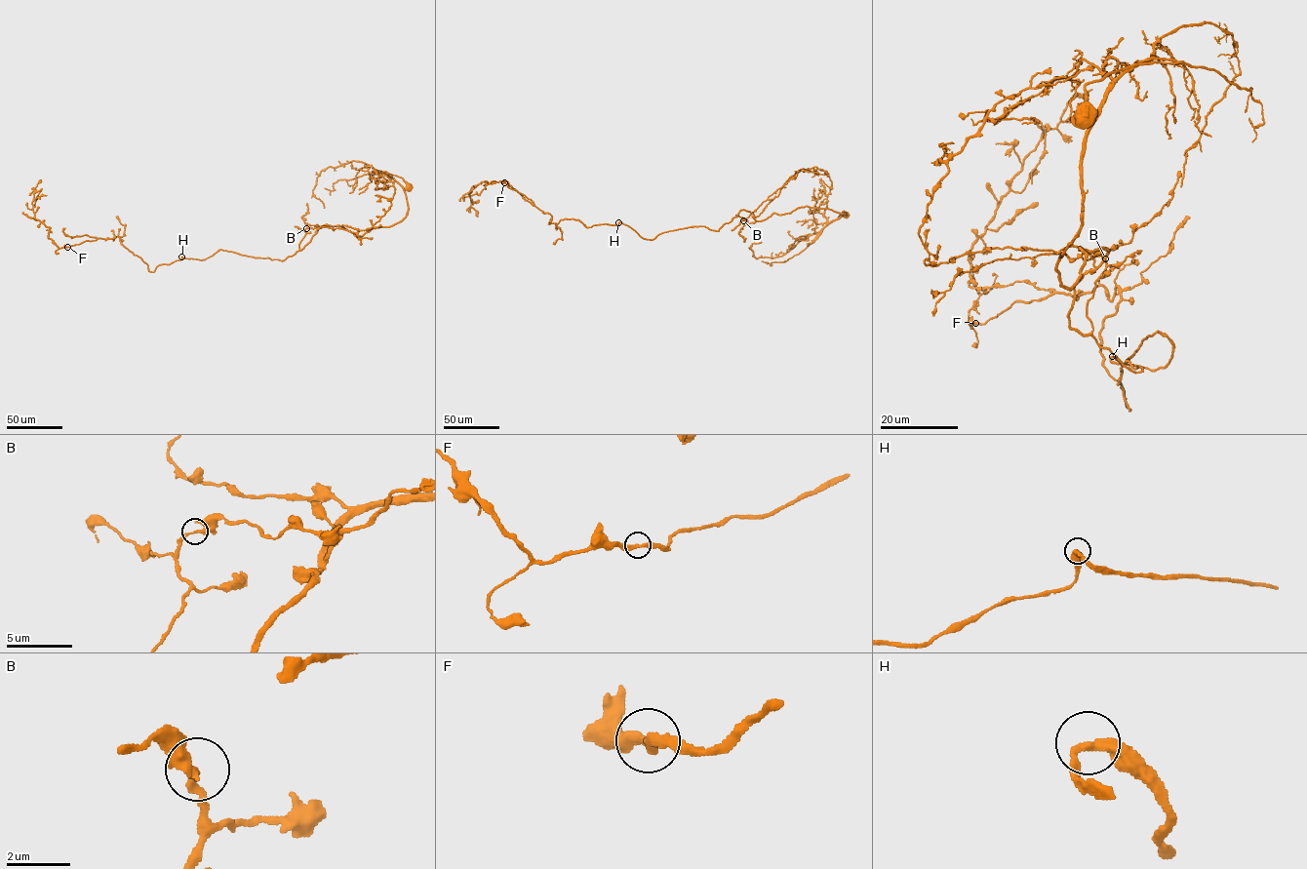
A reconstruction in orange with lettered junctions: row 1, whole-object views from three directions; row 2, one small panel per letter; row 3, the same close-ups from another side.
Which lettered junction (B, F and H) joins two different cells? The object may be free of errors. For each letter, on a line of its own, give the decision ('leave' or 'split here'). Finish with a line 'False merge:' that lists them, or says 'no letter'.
B: leave
F: leave
H: leave
False merge: no letter

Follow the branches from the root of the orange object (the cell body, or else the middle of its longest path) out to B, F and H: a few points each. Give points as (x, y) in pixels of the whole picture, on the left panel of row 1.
B: (409, 186), (389, 175), (408, 206), (391, 225), (358, 236), (321, 226), (300, 250), (306, 228)
F: (409, 186), (389, 175), (400, 221), (321, 226), (282, 260), (219, 250), (150, 272), (118, 236), (67, 247)
H: (409, 186), (389, 175), (406, 195), (400, 221), (358, 236), (321, 226), (282, 260), (182, 256)

